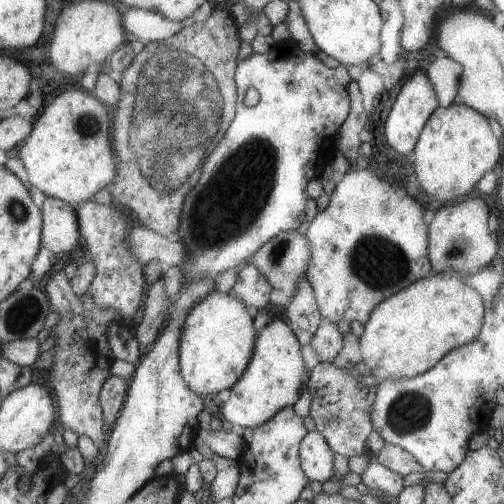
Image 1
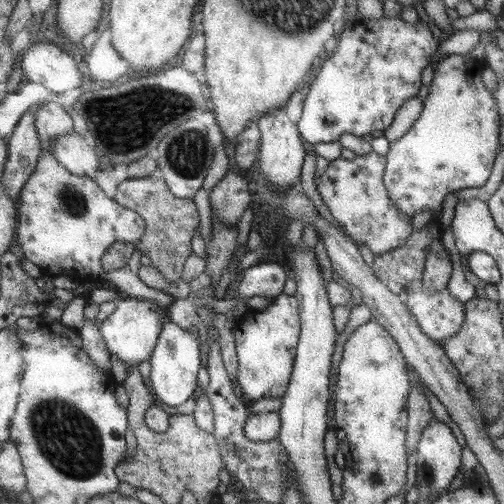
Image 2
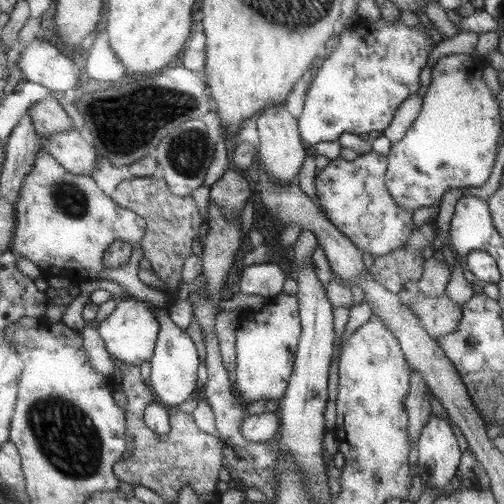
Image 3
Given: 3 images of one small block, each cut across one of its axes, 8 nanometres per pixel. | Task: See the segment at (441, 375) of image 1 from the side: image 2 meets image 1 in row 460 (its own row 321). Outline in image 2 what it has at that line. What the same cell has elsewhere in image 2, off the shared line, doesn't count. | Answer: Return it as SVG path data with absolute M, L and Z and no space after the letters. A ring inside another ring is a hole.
M415 284L415 290L407 294L409 296L403 302L421 326L419 330L431 342L441 346L445 338L451 338L455 336L455 332L461 330L465 306L463 302L451 298L451 292L447 288L441 292L427 292Z

